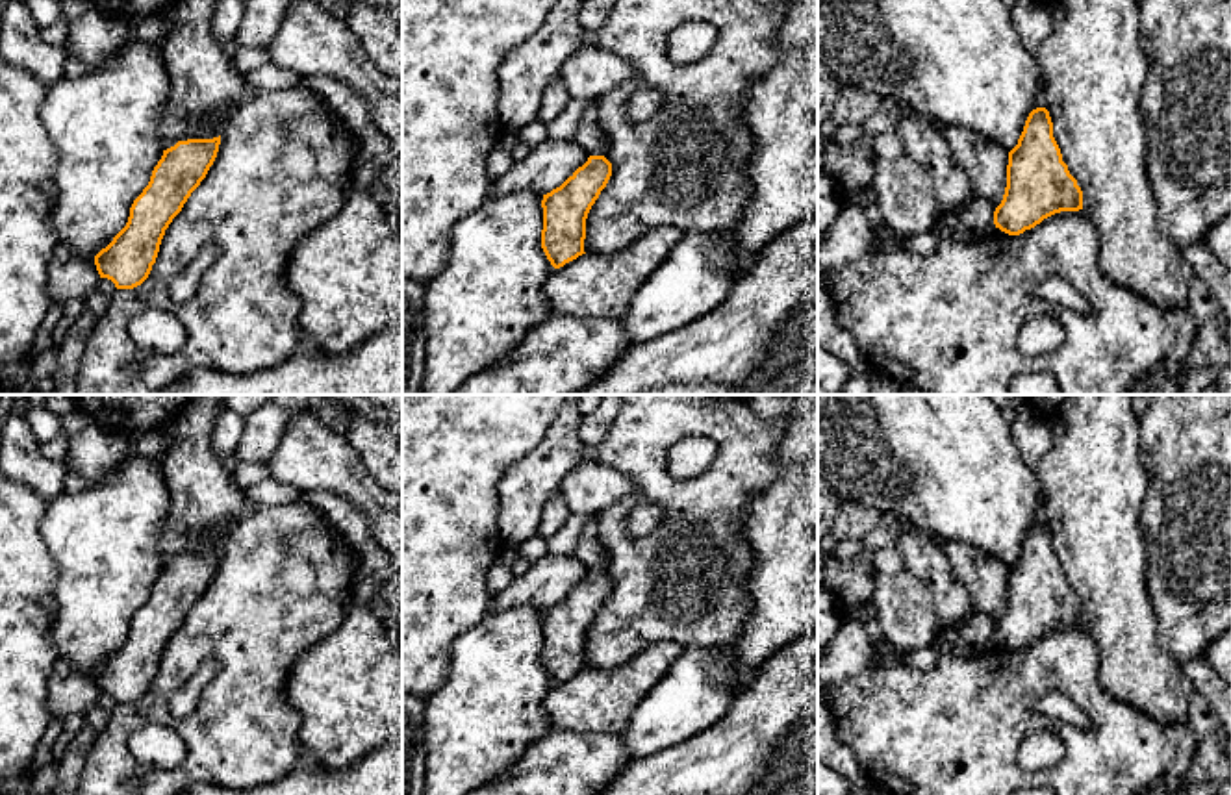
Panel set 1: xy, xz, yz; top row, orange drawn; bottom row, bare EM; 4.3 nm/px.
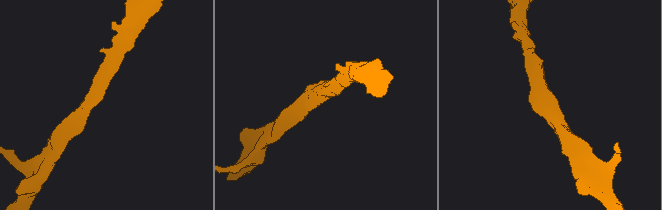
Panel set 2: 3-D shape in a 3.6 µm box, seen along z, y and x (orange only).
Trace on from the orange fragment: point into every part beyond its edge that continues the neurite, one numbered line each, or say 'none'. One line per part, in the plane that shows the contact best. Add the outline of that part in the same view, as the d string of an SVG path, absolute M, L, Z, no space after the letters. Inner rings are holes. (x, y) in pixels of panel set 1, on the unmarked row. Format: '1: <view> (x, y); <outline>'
none

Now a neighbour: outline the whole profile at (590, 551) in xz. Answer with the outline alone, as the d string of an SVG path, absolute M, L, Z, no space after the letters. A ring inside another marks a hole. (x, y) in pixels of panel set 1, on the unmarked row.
M586 517L586 523L580 530L575 556L590 569L590 571L606 571L610 558L603 543L597 536L595 517Z

